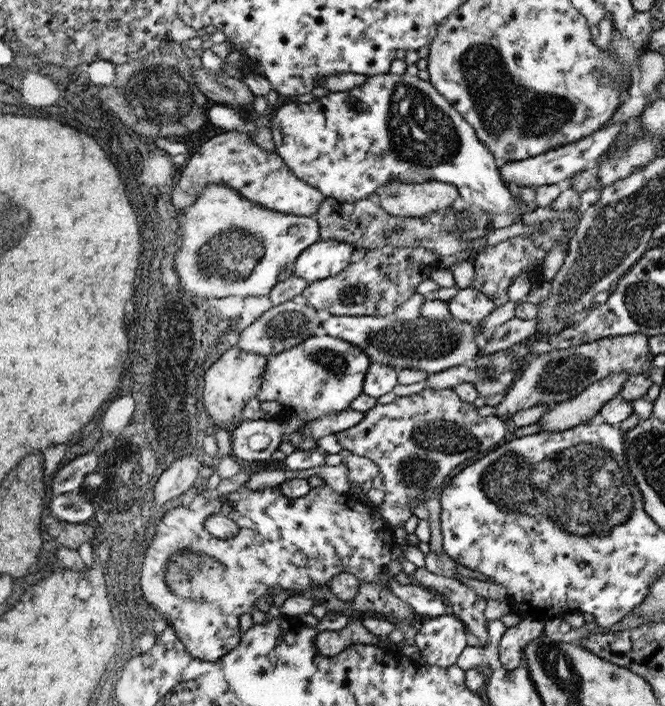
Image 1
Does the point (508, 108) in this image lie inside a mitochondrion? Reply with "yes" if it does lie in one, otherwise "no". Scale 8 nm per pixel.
yes

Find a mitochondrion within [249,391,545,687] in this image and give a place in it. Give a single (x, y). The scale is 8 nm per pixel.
(431, 444)

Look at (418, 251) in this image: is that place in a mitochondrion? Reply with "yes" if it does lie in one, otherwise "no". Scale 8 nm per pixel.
no

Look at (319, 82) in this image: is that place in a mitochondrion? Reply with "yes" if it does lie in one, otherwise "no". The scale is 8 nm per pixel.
no

